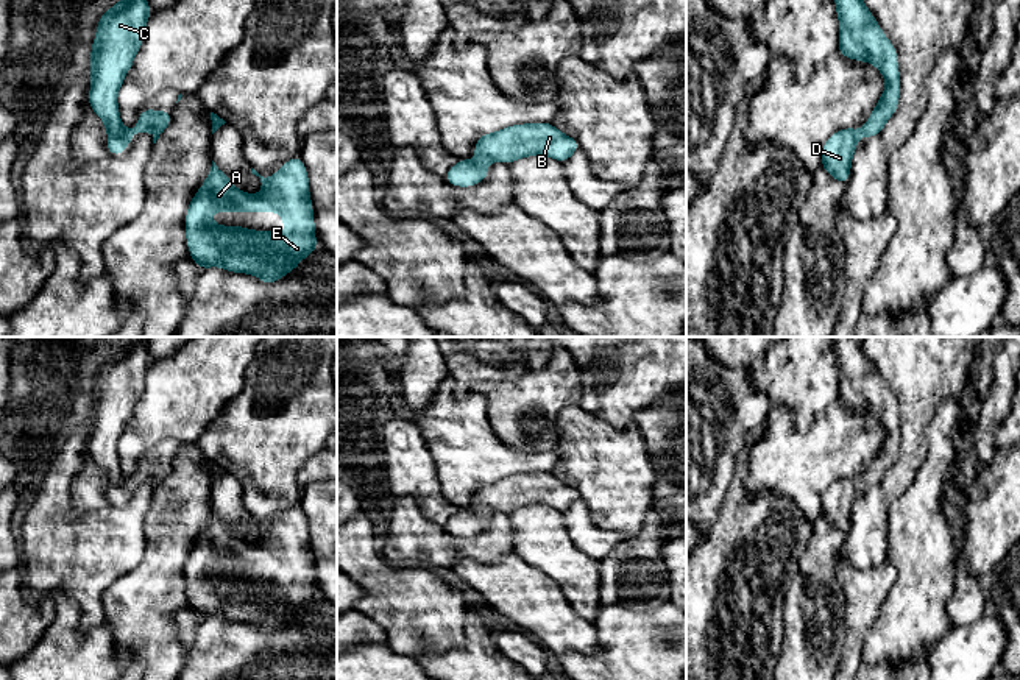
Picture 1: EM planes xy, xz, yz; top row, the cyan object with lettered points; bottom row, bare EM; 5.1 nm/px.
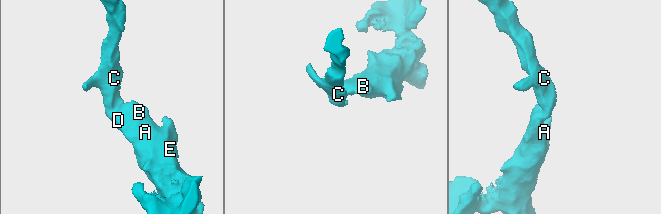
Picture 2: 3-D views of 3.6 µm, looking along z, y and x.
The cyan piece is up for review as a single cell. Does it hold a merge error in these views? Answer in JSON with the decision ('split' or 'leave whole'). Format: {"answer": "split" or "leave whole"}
{"answer": "leave whole"}

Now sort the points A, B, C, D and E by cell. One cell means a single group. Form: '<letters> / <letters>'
A B C D E

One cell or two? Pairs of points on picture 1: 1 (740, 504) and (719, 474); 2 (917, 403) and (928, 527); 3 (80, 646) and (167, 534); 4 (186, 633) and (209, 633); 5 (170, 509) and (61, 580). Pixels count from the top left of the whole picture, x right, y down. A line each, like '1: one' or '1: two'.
1: two
2: two
3: two
4: two
5: two

